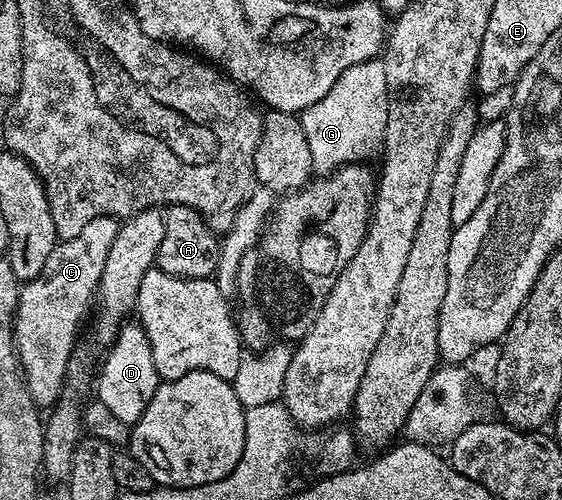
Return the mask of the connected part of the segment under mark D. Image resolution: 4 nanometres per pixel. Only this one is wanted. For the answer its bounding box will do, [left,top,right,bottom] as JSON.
[94,324,161,424]

